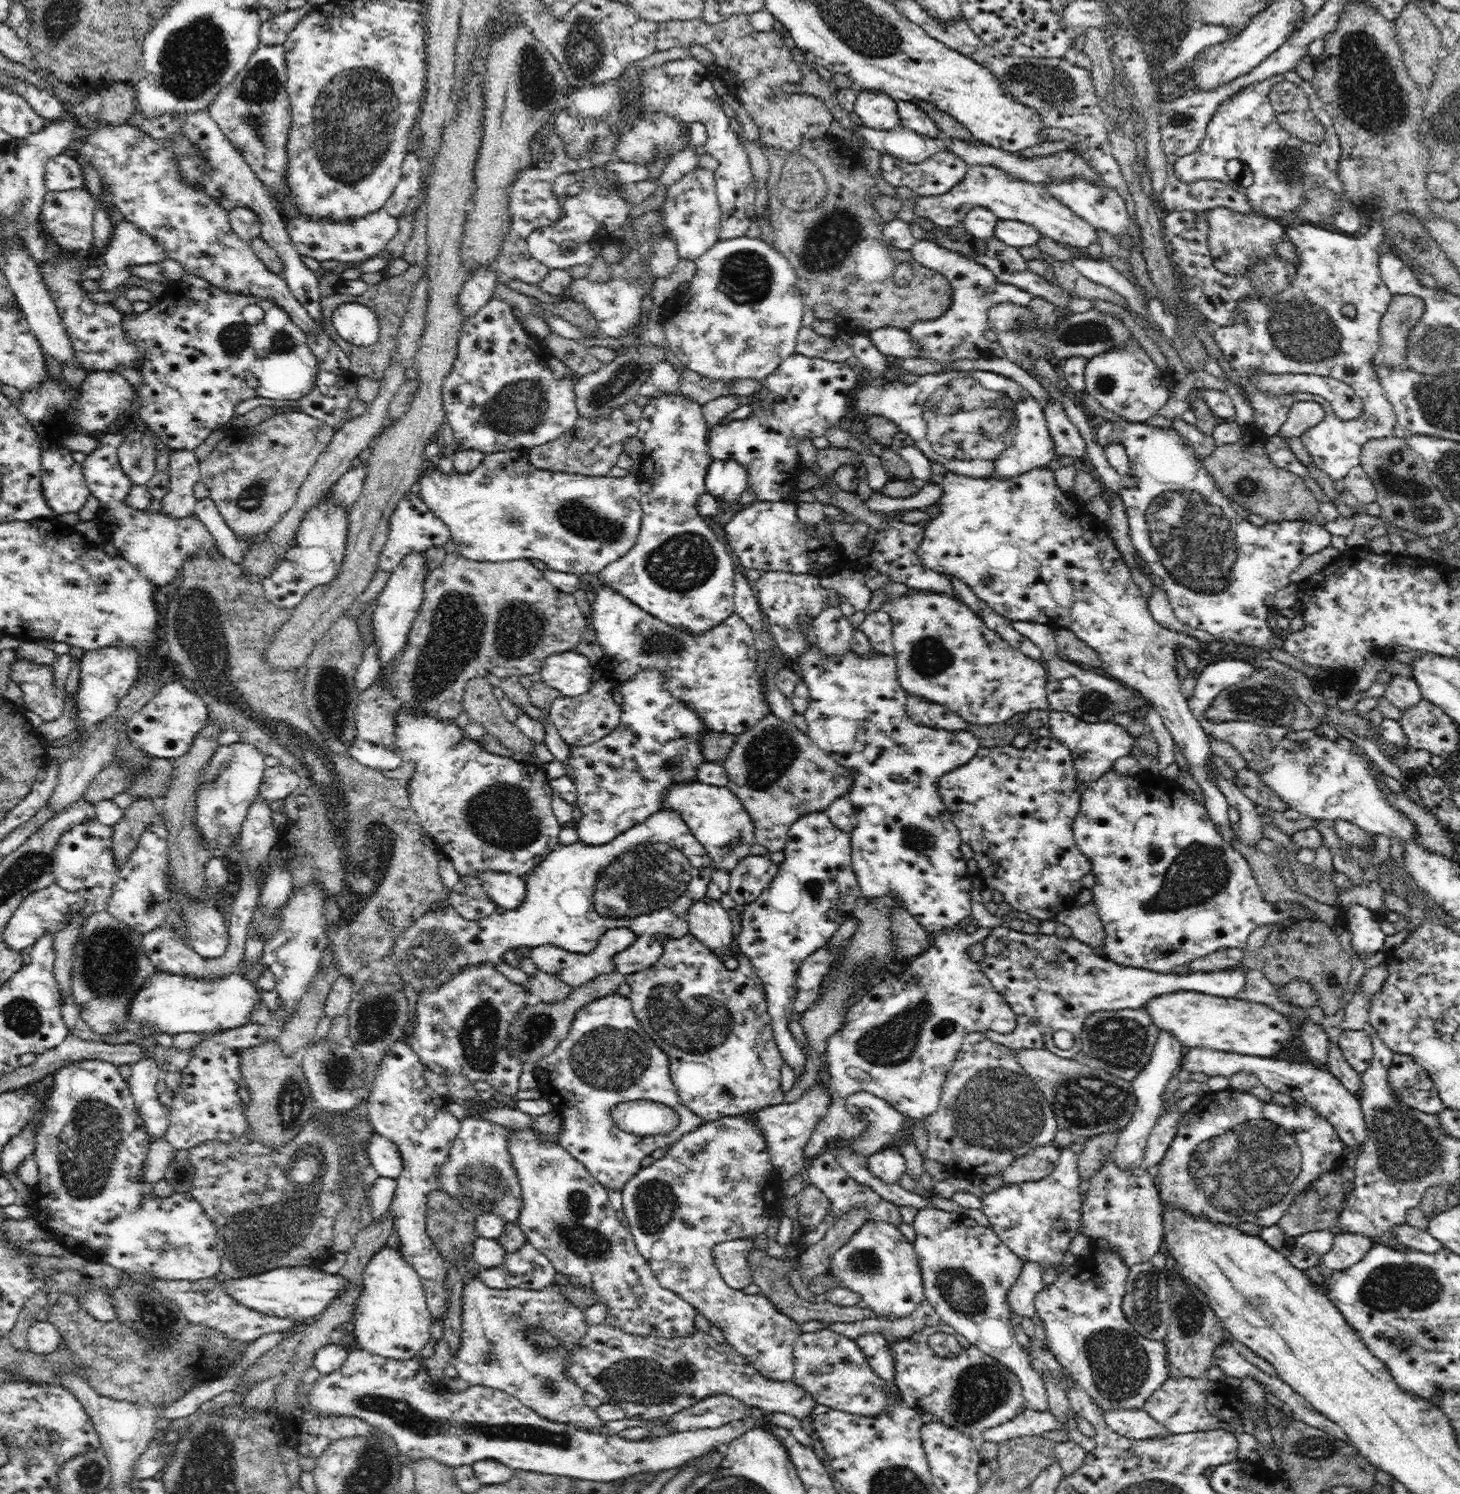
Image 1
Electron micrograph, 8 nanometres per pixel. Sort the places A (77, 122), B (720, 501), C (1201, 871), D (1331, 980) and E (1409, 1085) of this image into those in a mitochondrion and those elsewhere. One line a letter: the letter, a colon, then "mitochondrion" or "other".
A: other
B: other
C: mitochondrion
D: mitochondrion
E: mitochondrion

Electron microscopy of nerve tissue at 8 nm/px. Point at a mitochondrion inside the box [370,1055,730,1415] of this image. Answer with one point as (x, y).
(642, 1381)

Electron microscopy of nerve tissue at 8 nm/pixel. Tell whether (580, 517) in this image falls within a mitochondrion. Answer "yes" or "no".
yes

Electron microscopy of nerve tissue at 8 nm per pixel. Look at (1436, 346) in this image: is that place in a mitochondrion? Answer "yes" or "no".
yes

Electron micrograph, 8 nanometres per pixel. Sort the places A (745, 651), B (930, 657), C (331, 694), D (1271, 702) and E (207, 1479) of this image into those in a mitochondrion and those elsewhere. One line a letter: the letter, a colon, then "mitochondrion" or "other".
A: other
B: mitochondrion
C: mitochondrion
D: mitochondrion
E: mitochondrion

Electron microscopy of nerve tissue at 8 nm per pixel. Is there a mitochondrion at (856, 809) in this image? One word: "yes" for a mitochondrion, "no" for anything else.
no

